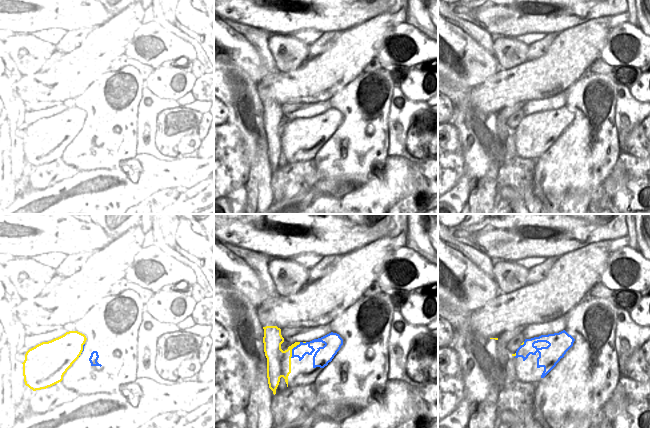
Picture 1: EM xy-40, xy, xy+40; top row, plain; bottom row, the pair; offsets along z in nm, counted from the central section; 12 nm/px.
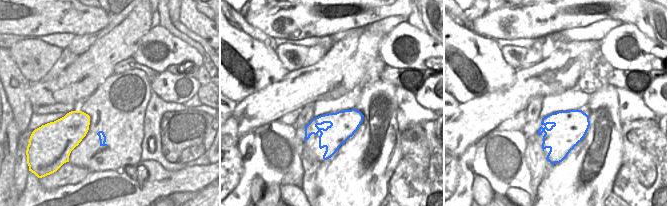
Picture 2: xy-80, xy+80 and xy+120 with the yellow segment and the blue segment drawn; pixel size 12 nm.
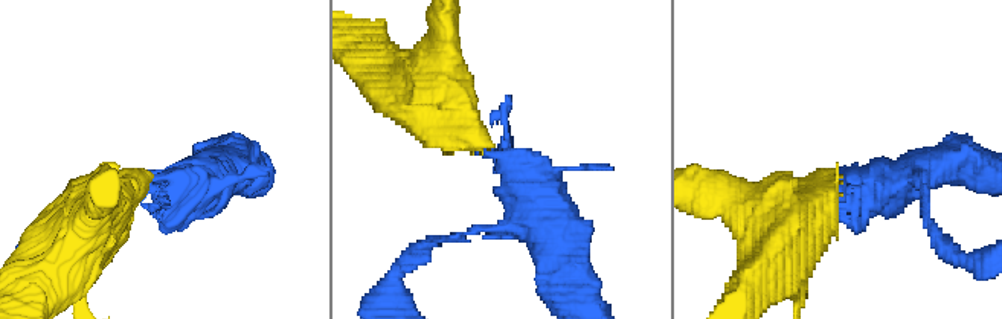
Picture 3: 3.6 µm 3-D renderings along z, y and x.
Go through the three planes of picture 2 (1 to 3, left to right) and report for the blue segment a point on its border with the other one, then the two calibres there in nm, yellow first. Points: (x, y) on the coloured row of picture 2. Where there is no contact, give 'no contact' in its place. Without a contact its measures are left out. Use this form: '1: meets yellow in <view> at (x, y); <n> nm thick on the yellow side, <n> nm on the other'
1: no contact
2: no contact
3: no contact

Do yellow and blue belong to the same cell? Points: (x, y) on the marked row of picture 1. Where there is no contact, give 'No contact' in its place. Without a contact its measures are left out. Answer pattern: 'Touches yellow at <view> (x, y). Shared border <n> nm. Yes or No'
Touches yellow at xy (292, 348). Shared border 220 nm. Yes

